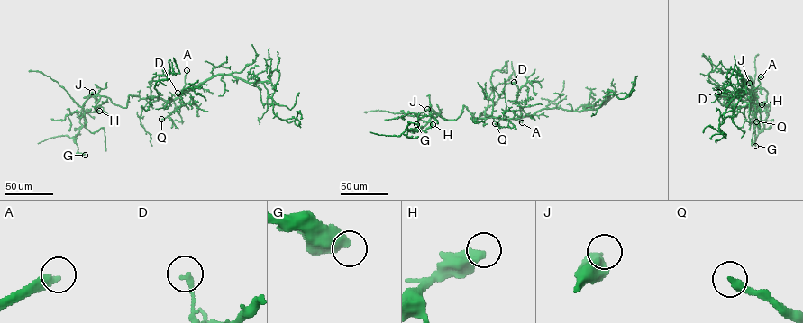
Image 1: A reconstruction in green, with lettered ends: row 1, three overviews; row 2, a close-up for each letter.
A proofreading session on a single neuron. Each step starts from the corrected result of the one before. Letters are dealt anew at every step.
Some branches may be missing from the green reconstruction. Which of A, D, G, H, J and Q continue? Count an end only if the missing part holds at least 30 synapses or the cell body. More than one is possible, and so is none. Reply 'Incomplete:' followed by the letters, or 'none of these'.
Incomplete: A, H

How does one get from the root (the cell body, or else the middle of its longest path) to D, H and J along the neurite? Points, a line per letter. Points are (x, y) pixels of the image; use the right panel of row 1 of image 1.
D: (753, 99), (753, 103), (753, 96), (745, 92), (718, 92)
H: (753, 99), (743, 91), (755, 103), (752, 88), (762, 87), (768, 106), (761, 104)
J: (753, 99), (743, 91), (755, 103), (752, 88), (762, 87), (767, 107), (754, 108), (749, 83)

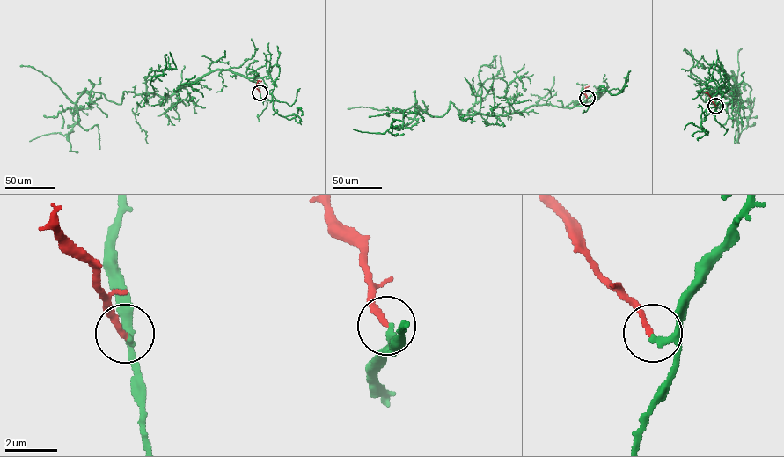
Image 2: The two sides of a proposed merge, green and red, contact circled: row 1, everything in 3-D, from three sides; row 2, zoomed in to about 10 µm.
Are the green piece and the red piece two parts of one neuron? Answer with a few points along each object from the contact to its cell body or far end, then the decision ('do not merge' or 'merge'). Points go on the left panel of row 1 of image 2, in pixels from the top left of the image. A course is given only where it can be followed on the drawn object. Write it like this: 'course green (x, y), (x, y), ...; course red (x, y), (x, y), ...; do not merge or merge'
course green (260, 92), (215, 70), (168, 96), (124, 92), (120, 104), (86, 91), (78, 116), (49, 77), (20, 66); course red (260, 92), (256, 84), (261, 81); merge

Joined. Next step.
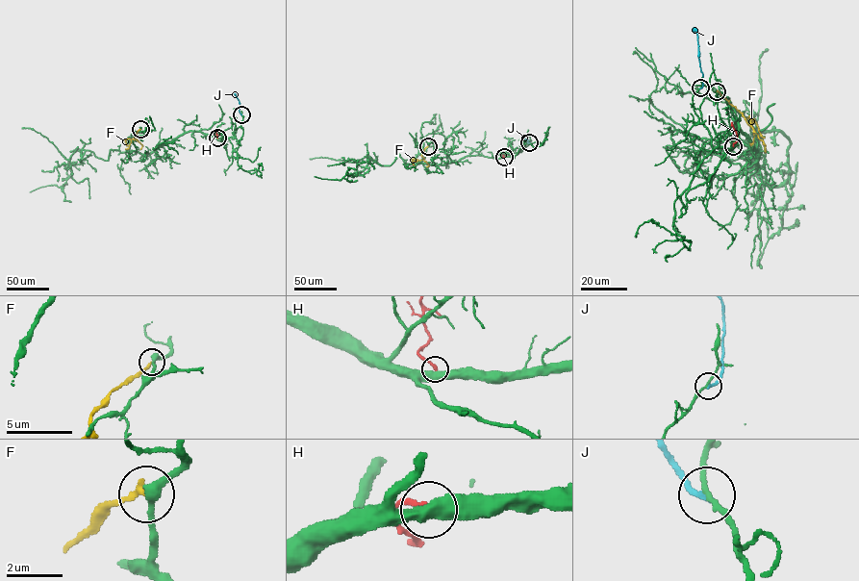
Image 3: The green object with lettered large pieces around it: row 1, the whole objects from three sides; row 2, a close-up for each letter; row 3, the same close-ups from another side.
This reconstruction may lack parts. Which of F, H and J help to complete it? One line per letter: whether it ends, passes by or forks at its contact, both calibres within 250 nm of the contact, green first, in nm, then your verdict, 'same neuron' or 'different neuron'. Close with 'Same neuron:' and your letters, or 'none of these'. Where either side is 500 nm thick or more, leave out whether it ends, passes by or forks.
F: it ends; calibres 340 and 260 nm; different neuron
H: calibres 550 and 240 nm; different neuron
J: it ends; calibres 170 and 240 nm; different neuron
Same neuron: none of these

